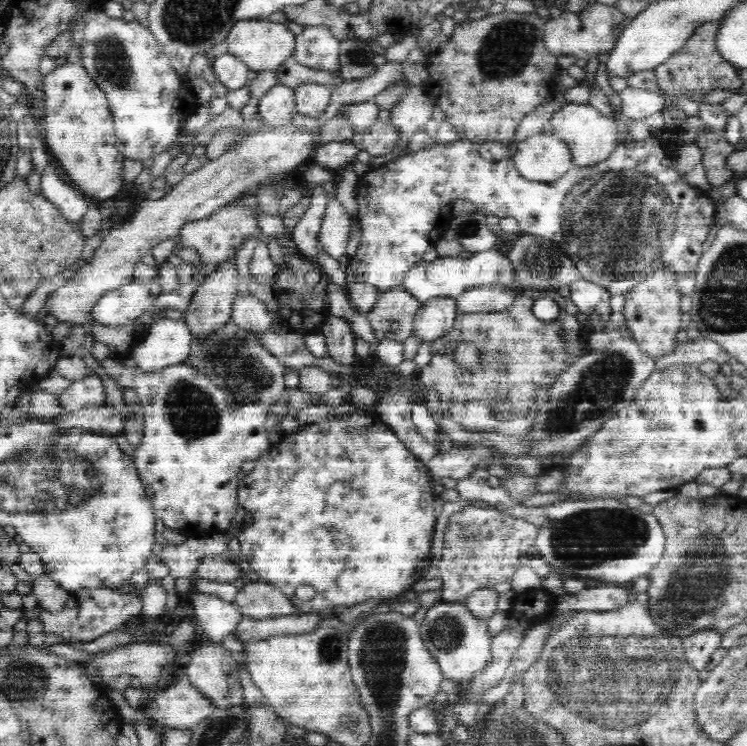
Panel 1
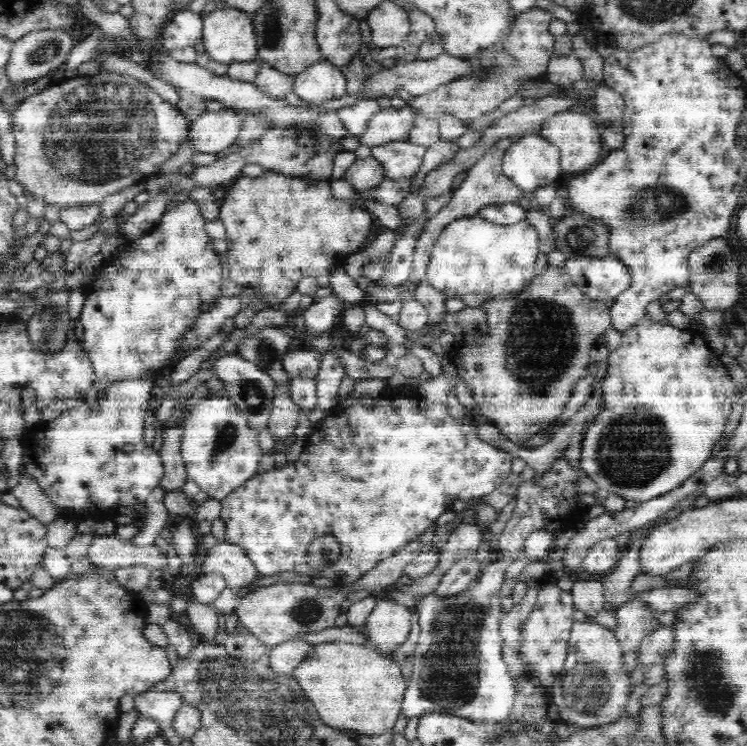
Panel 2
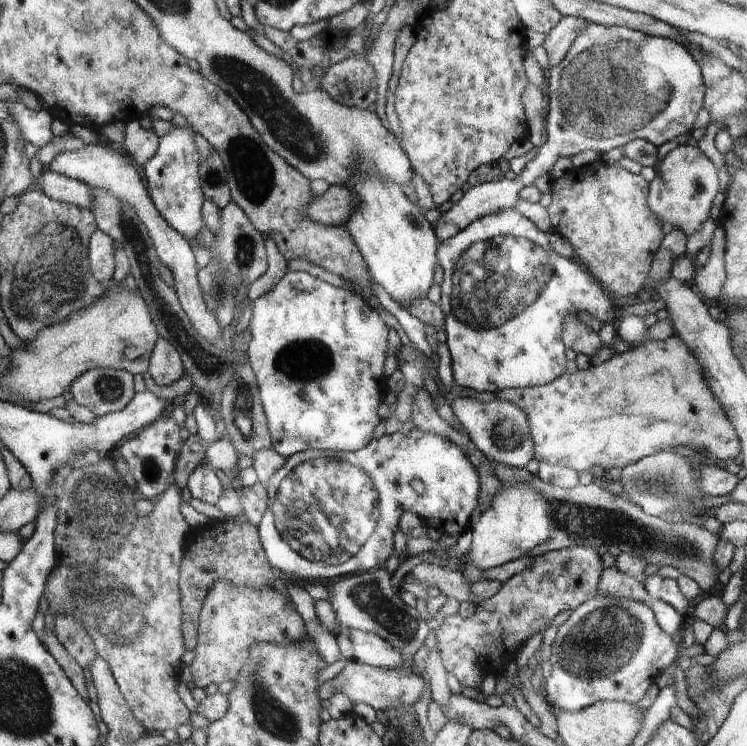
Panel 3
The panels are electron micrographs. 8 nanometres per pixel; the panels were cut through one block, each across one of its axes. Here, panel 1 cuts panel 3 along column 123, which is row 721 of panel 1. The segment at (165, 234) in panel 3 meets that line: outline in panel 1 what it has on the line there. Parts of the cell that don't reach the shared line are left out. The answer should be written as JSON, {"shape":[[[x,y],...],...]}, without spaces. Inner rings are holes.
{"shape":[[[184,675],[144,704],[146,719],[170,729],[192,729],[212,716],[216,707]]]}

